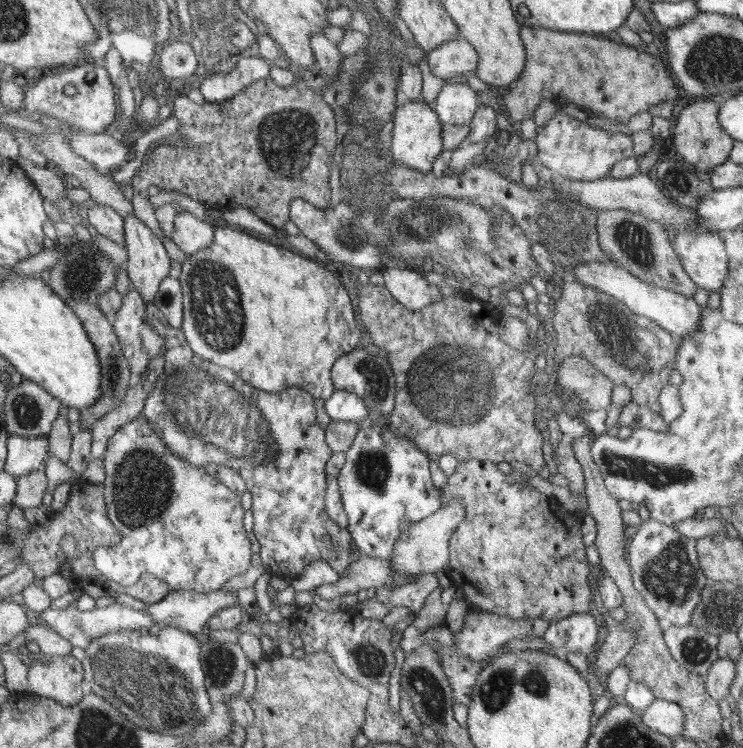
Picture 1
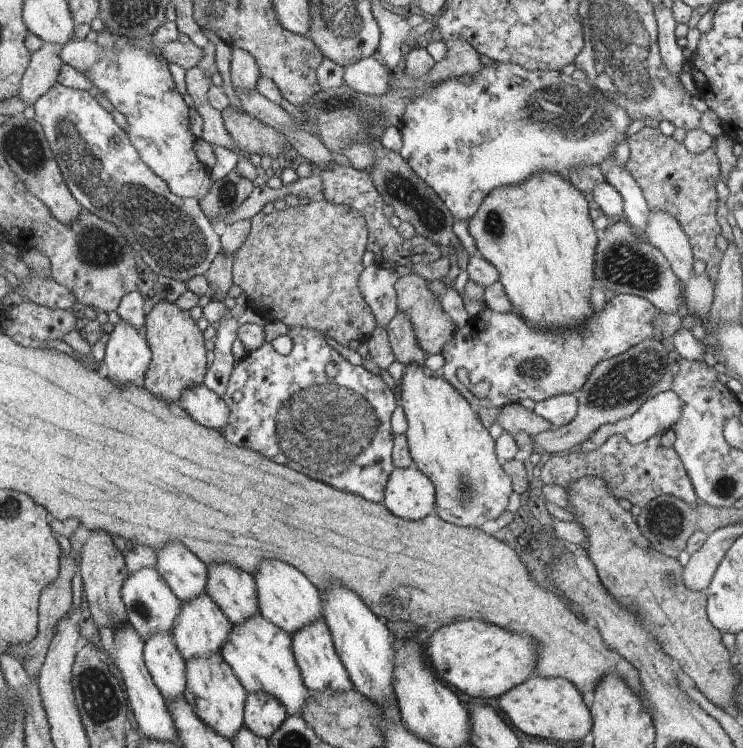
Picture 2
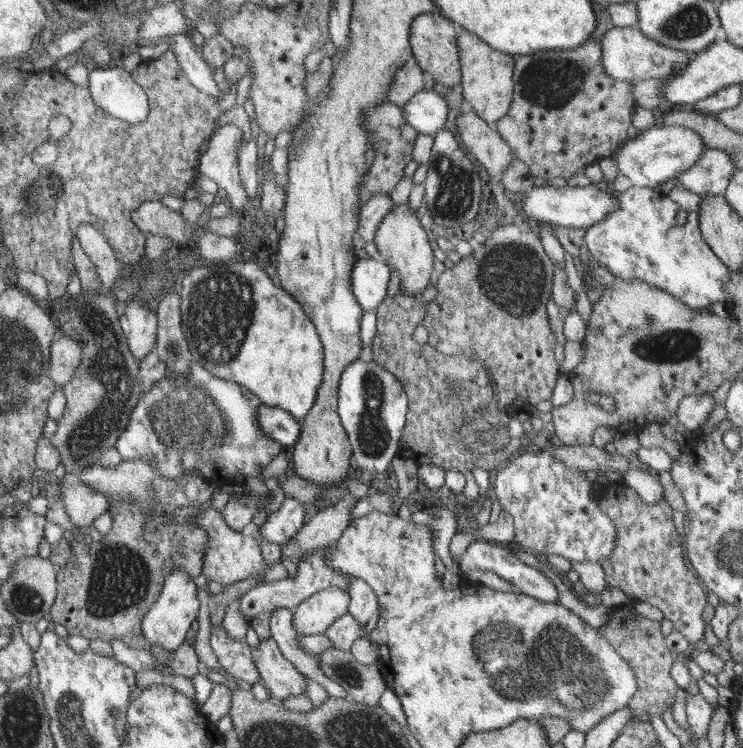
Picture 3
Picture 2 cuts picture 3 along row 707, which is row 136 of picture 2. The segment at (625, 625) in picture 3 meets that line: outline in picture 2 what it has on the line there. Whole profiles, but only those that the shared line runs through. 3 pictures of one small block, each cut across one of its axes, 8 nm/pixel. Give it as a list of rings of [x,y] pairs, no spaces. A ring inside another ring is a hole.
[[[646,126],[626,140],[630,150],[626,170],[642,190],[649,210],[664,210],[680,223],[693,248],[692,259],[705,264],[705,273],[715,283],[724,258],[716,246],[720,225],[716,220],[718,198],[715,188],[717,180],[723,180],[723,174],[713,145],[696,154],[690,152],[684,143],[664,135],[660,129]]]

